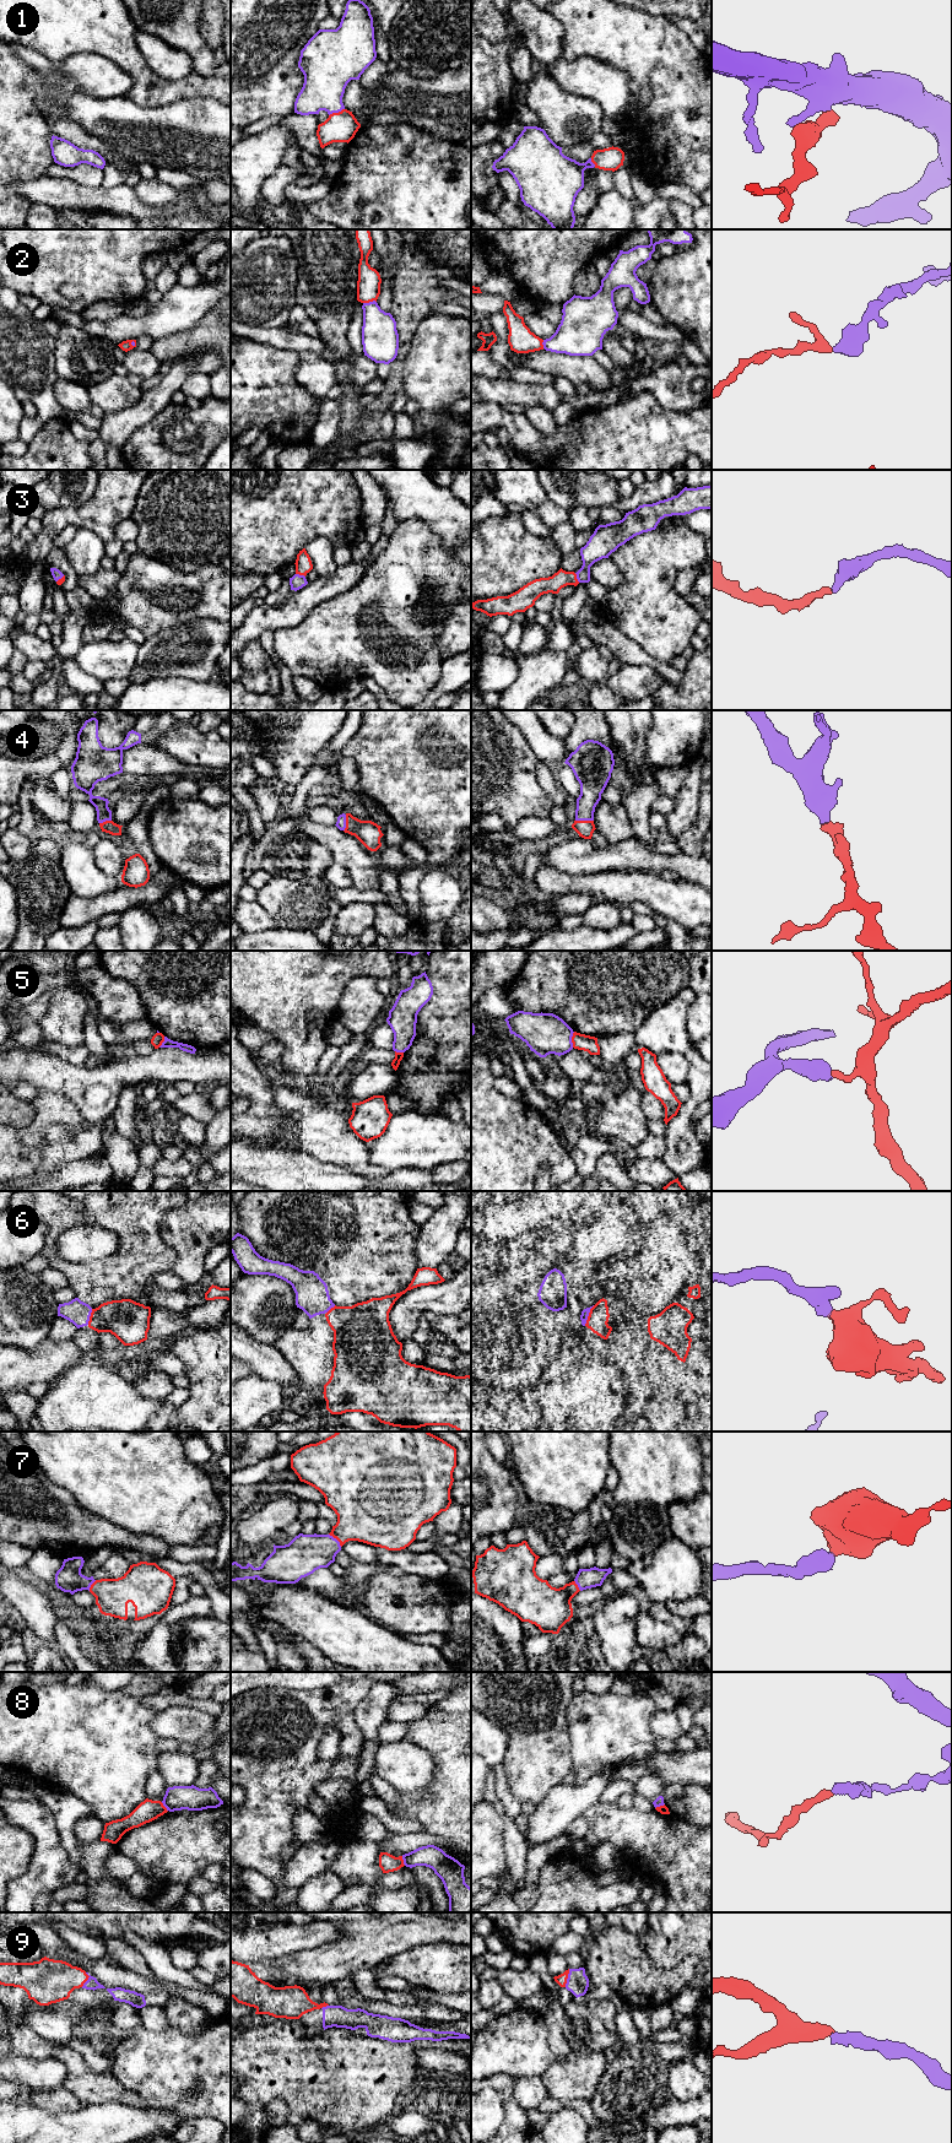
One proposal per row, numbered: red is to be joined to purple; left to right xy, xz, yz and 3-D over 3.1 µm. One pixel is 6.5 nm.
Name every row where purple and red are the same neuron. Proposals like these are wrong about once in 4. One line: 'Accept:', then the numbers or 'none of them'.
Accept: 1, 2, 3, 4, 6, 7, 9

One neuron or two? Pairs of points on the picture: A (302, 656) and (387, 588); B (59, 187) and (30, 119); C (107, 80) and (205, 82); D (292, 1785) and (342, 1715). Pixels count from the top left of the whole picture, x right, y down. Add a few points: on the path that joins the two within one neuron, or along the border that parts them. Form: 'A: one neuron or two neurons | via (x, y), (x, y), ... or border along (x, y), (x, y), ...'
A: one neuron | via (323, 642), (361, 604), (366, 604)
B: two neurons | border along (44, 174), (16, 182)
C: two neurons | border along (112, 60), (131, 80), (131, 90), (126, 95)
D: one neuron | via (292, 1764), (297, 1746), (322, 1721)

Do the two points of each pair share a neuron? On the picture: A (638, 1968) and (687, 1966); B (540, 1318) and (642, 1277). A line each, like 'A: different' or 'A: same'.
A: same
B: different

